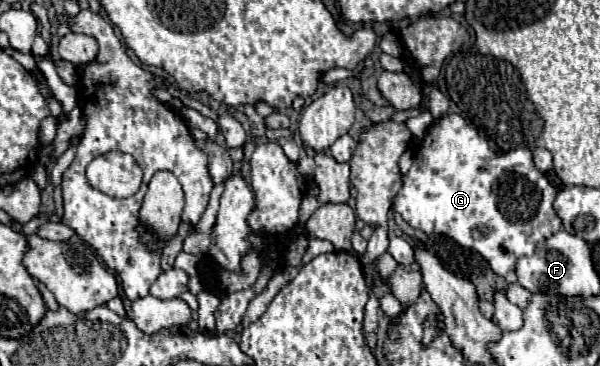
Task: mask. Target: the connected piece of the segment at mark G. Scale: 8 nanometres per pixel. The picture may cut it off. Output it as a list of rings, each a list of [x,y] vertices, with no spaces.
[[[446,113],[434,121],[424,137],[414,165],[404,175],[404,185],[394,197],[392,209],[400,213],[410,227],[424,231],[426,235],[444,235],[462,247],[478,251],[490,263],[492,271],[504,277],[508,271],[514,271],[518,257],[534,253],[534,247],[542,237],[540,229],[556,215],[552,207],[556,193],[558,189],[550,185],[546,175],[536,169],[529,148],[519,147],[504,155],[497,155],[486,139],[482,139],[478,131],[458,113]]]

